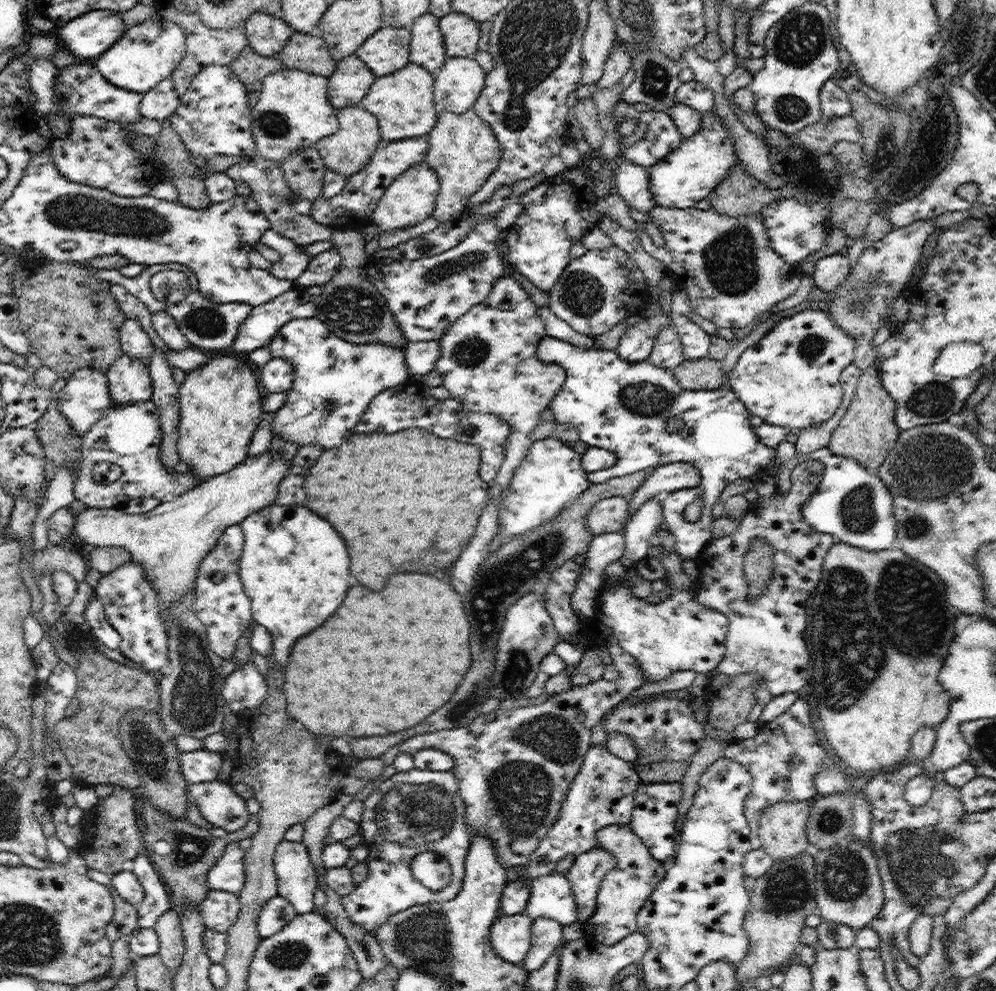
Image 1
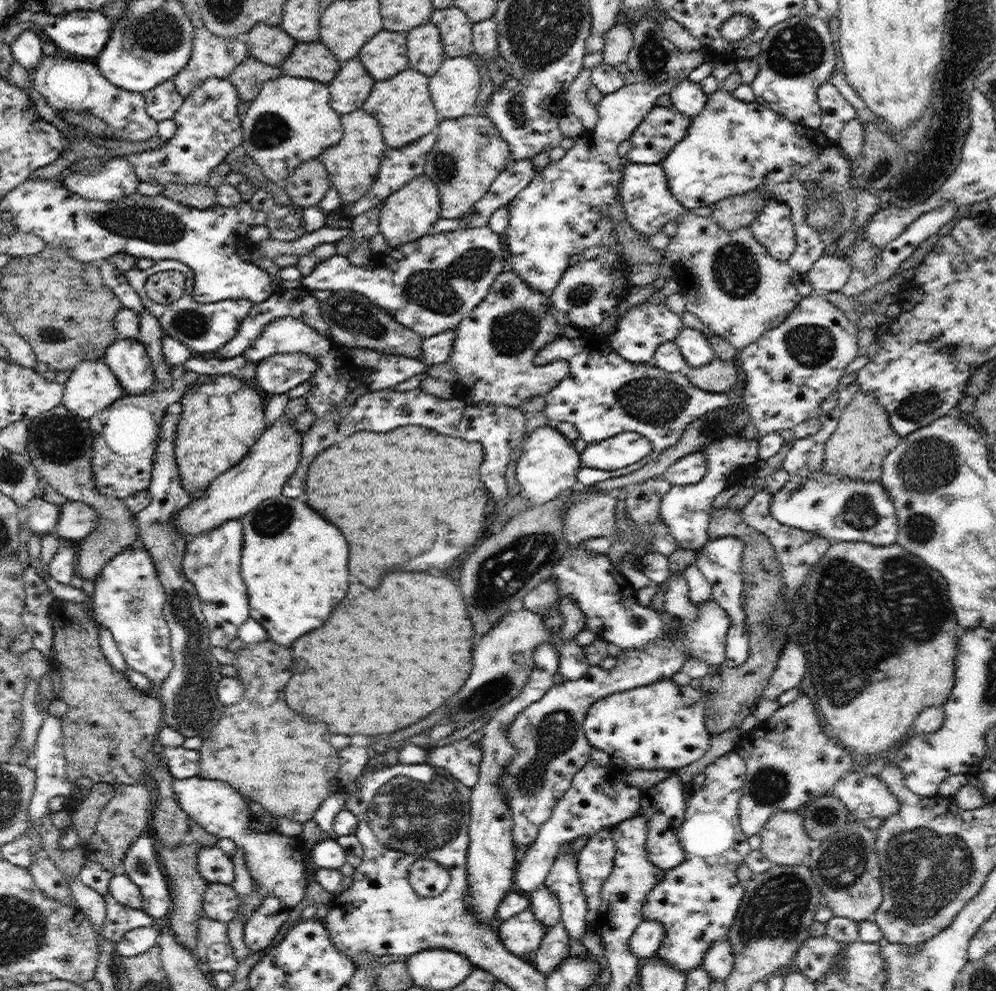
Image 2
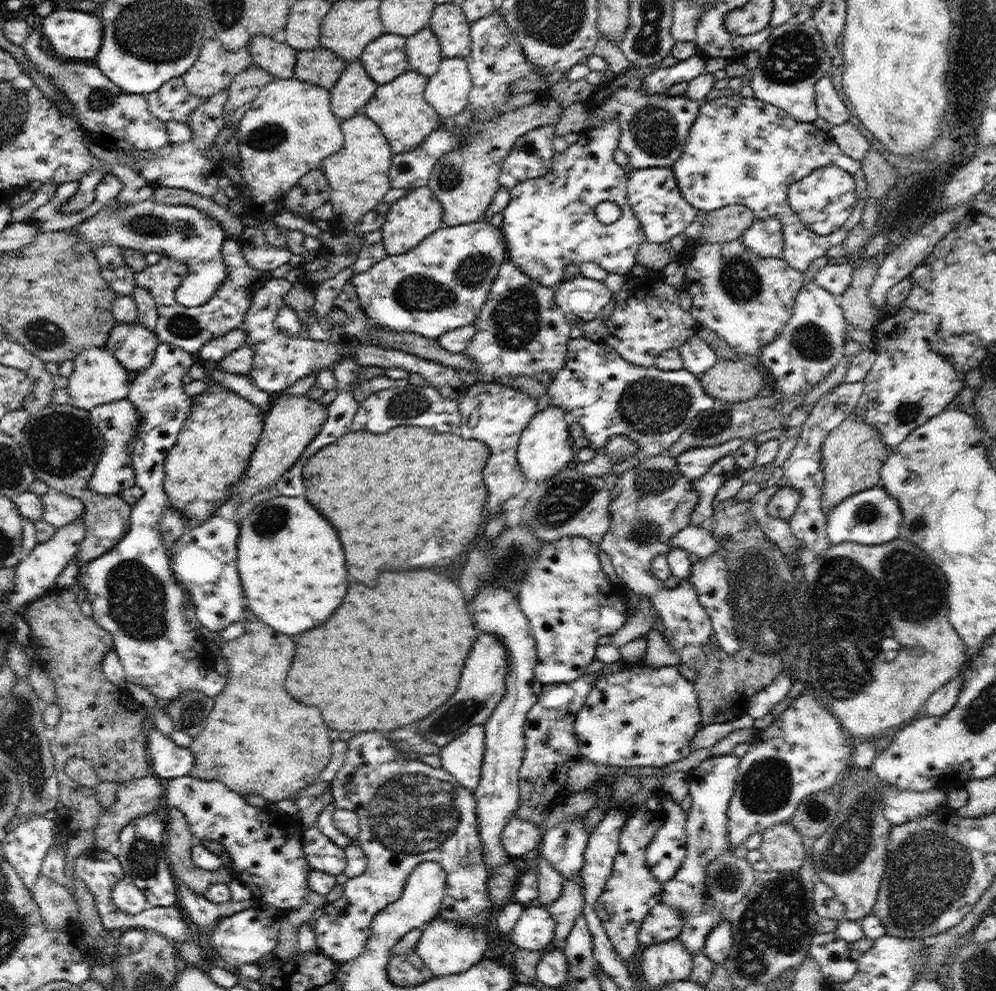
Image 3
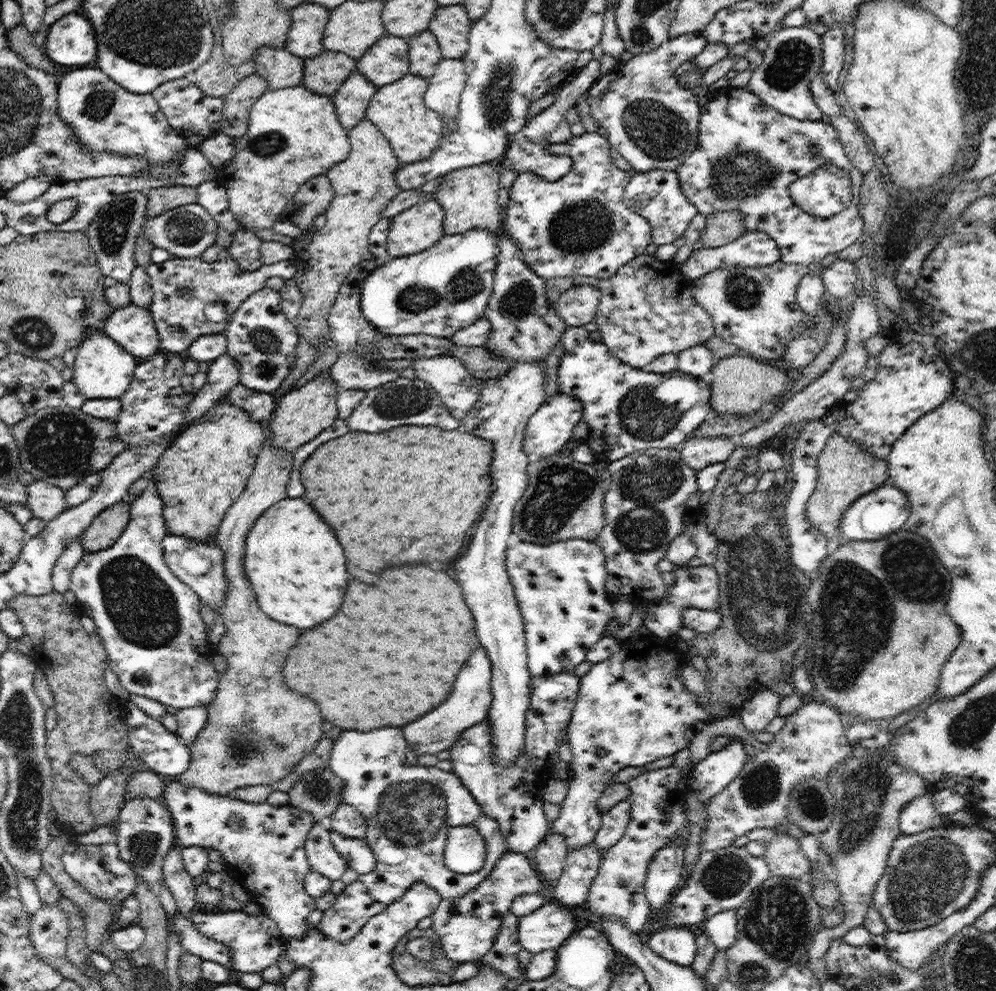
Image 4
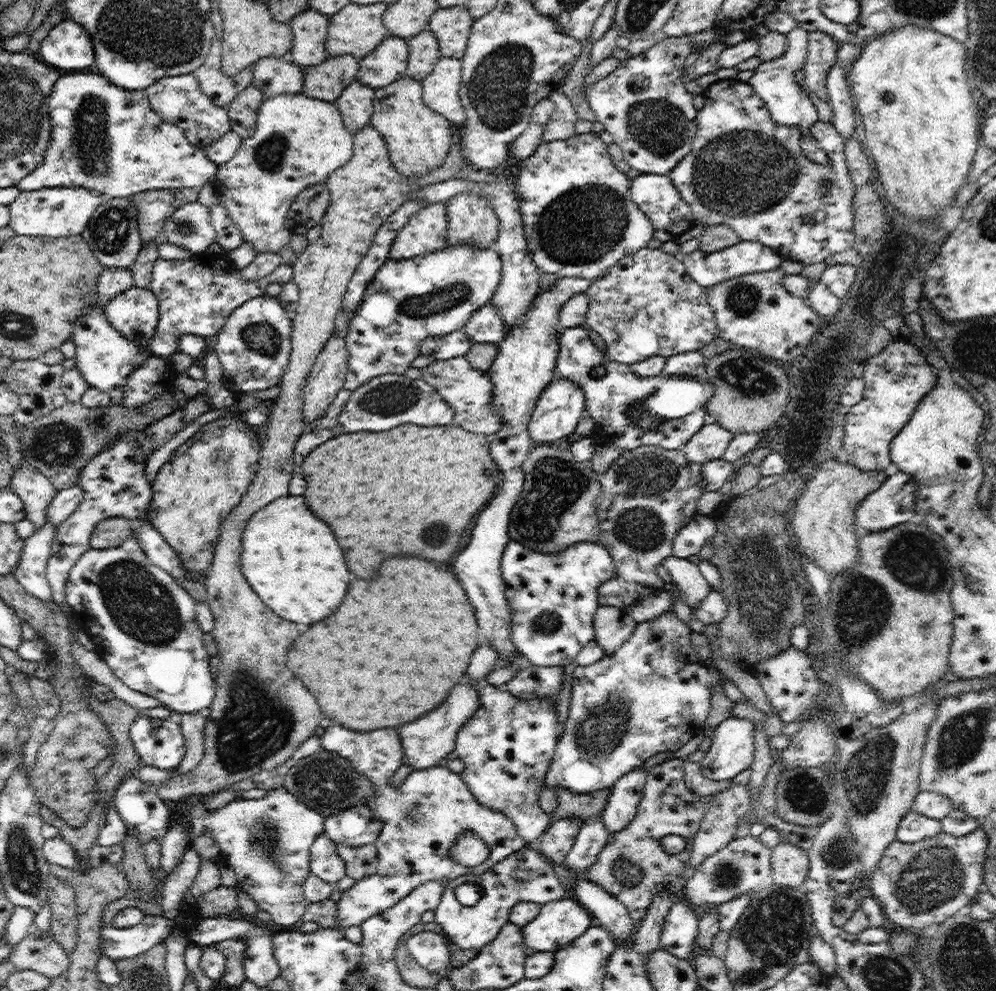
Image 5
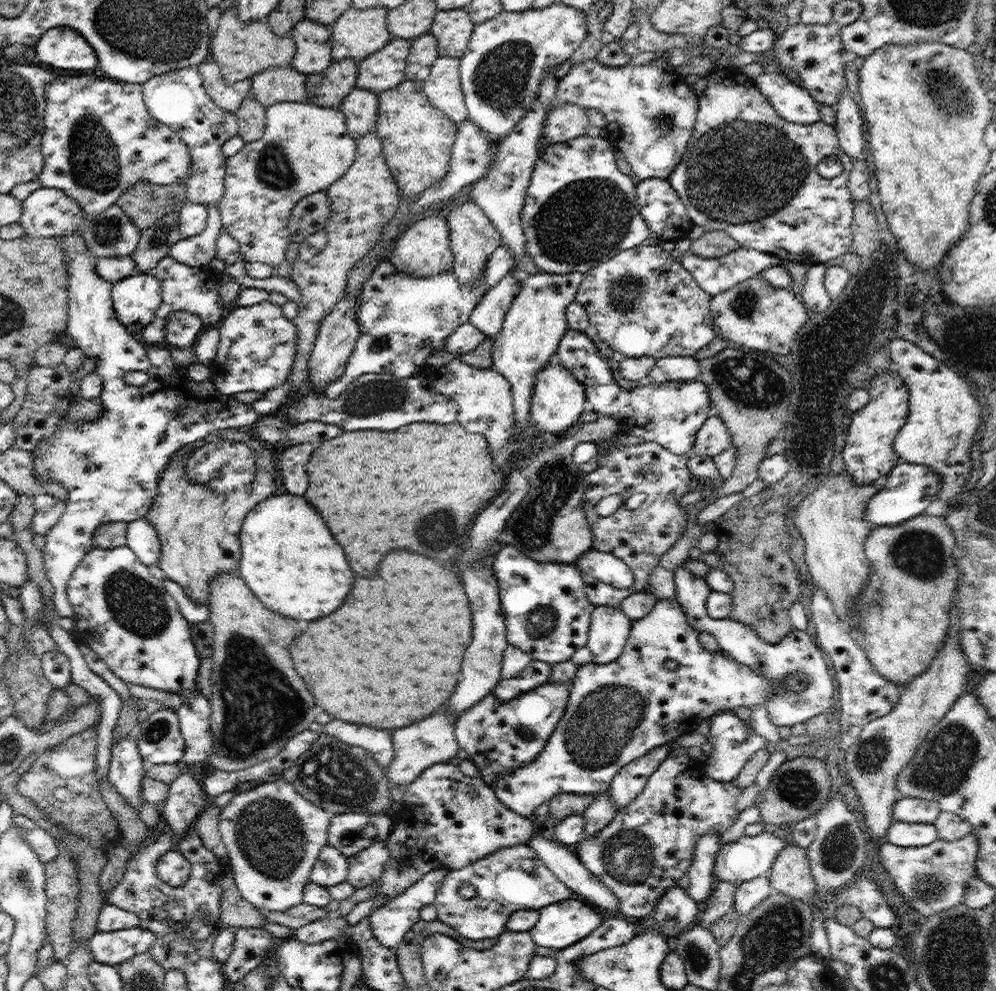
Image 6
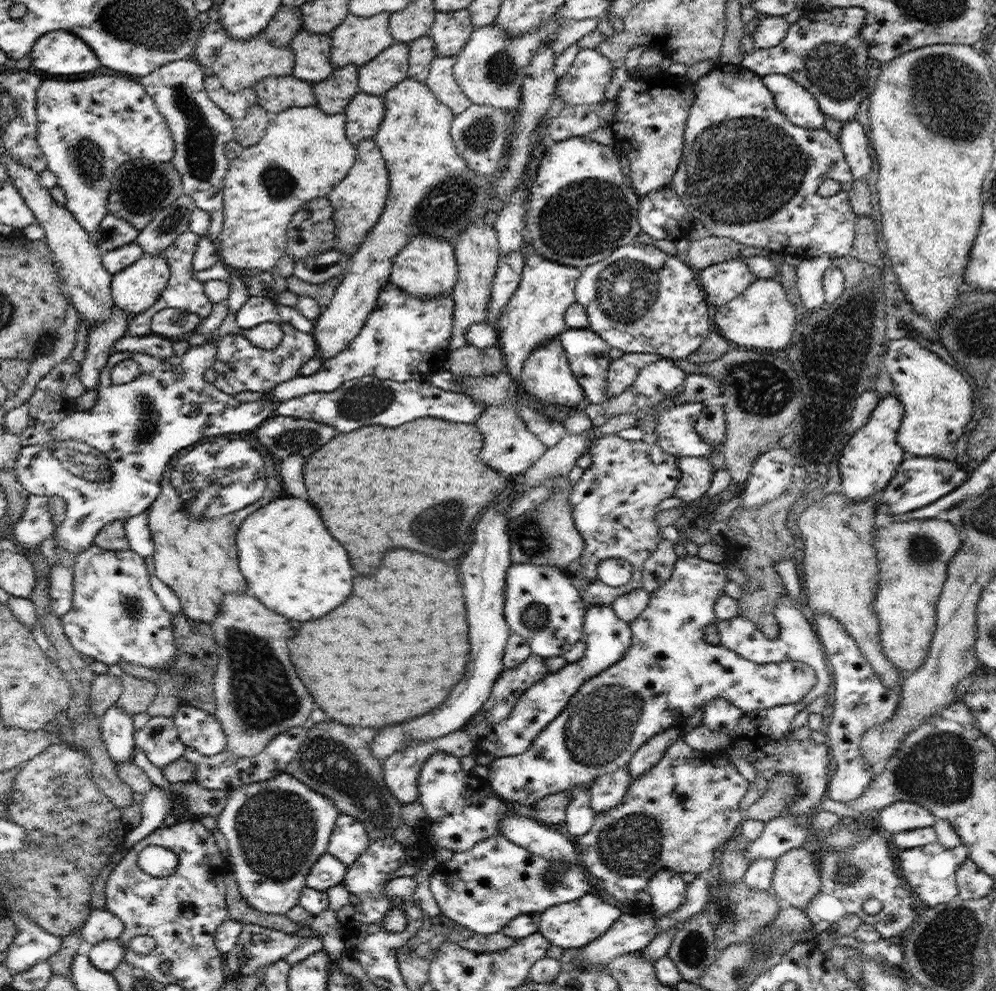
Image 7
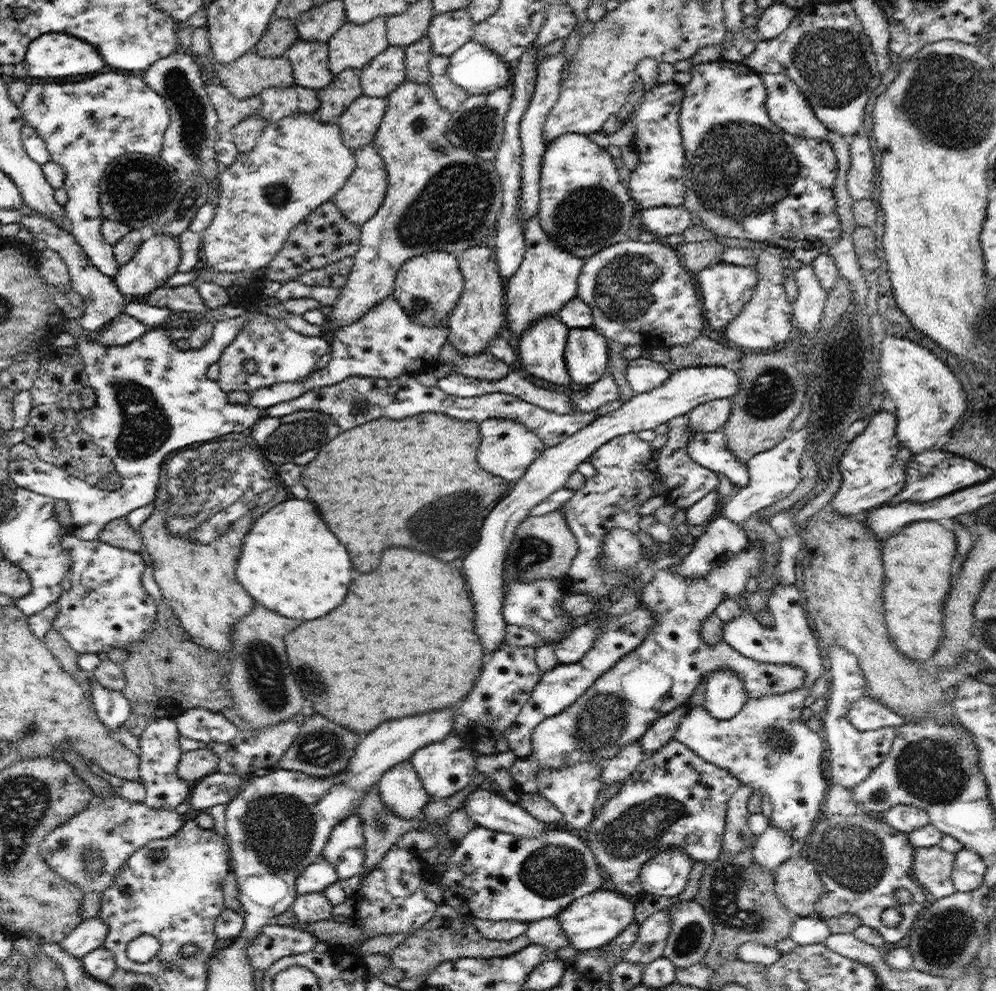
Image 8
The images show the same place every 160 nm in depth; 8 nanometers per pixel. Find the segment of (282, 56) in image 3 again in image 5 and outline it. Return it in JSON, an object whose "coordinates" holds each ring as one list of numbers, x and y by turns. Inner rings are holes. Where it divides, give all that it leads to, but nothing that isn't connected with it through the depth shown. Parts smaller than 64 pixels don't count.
{"coordinates":[[264,57,253,64,253,81,257,89,263,92,264,98,272,98,284,93,302,93,305,81,305,69,289,57]]}

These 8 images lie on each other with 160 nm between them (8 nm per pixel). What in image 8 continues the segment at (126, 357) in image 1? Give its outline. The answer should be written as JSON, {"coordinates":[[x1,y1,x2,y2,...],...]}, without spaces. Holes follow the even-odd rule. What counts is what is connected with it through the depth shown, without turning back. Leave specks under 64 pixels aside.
{"coordinates":[[154,233,150,239,140,244,140,249,132,260,120,267,118,274,113,278,116,289,125,296,140,300,141,296,163,287,170,277,178,273,180,254,182,254,182,249,180,249,179,236]]}

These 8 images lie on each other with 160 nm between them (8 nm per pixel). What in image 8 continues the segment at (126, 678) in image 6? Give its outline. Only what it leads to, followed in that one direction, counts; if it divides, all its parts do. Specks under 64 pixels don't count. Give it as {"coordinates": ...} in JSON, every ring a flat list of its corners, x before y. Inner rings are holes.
{"coordinates":[[66,534,62,543,70,557,70,590,57,600,59,611,51,628,57,630,78,653,108,652,112,648,128,649,133,642,145,640,157,617,157,601,142,584,145,571,140,552,121,549,102,542],[191,709,183,713,173,714,173,717,178,726,179,735,198,740,204,744,212,743,212,741,216,741,216,743,228,742,236,737,240,729,226,719,222,713,212,712,208,709]]}

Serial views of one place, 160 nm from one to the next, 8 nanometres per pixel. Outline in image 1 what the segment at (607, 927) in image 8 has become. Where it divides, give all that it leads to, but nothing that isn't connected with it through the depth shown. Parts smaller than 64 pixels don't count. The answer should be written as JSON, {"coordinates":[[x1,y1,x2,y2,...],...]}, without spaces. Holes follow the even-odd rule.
{"coordinates":[[525,912,498,916,491,926,490,942,494,952,506,962,521,965,531,947,532,923]]}

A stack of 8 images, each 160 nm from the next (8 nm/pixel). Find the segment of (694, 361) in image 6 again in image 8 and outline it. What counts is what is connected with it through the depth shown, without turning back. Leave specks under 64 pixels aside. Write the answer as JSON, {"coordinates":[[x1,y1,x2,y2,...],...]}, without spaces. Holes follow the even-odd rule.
{"coordinates":[[645,354,628,362,626,382,634,393,648,393,660,389,672,373,663,363,656,362]]}

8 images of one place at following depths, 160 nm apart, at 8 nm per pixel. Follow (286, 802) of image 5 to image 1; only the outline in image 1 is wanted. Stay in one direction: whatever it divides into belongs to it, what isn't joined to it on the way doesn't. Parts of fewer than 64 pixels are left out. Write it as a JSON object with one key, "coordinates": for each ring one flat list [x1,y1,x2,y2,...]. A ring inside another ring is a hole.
{"coordinates":[[215,779,188,783,186,788,188,805,194,804,214,827,234,832,248,822,247,801,234,792,233,786],[285,838,278,843,273,860,279,895,292,904,297,914,316,911,316,871,303,841]]}

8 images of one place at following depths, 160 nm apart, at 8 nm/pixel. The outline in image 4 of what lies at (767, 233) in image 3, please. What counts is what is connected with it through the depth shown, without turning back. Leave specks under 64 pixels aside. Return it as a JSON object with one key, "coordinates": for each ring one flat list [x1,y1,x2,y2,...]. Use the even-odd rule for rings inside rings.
{"coordinates":[[748,231,734,242,724,246,716,248,702,247,700,250,692,252,690,258,679,266,680,273,686,280,692,282,706,276,706,274,710,274,710,272,714,272,714,270,720,270,720,268,732,268,736,265,758,268,774,265,779,261,781,261,779,248,768,234,764,231]]}

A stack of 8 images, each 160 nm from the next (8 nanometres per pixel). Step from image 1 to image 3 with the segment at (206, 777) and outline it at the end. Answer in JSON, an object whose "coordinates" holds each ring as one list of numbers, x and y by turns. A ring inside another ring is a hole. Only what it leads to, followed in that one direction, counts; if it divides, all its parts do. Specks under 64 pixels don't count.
{"coordinates":[[149,716,142,721,144,745,148,752,152,774,166,781,171,778,185,777,195,766,194,754,189,748,176,745,172,738,166,738,155,726]]}

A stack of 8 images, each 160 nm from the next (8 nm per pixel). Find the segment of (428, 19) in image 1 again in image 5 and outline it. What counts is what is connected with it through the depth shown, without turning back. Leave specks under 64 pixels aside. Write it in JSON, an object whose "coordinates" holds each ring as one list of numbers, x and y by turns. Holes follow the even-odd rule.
{"coordinates":[[426,28,407,40,407,44,409,57,405,76,422,83,429,74,432,74,435,64,441,57,438,40,436,35]]}

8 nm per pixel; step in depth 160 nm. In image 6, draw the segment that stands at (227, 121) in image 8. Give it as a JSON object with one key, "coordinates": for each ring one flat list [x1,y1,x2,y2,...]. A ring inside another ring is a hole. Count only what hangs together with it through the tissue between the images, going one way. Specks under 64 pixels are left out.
{"coordinates":[[212,58,200,63,198,69,208,96,224,110,235,112,241,107,241,102,251,95,251,79,243,78,230,86,224,84,221,68]]}

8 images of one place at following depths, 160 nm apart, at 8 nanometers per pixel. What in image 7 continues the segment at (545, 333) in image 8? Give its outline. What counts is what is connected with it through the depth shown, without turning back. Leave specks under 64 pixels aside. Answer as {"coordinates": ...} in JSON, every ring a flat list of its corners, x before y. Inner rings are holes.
{"coordinates":[[559,337,551,338,548,342,537,346,536,350,528,355,527,361,524,362,522,367,520,378,526,393,539,398,542,402,568,406,568,408,583,406,586,403,584,392,571,371]]}

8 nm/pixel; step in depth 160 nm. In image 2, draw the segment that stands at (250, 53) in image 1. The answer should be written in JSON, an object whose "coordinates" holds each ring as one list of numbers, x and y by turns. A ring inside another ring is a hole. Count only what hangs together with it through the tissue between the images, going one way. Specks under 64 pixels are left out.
{"coordinates":[[249,54,228,77,236,87,241,102,245,102,251,101,260,92,264,81,282,74,280,67,266,65]]}

